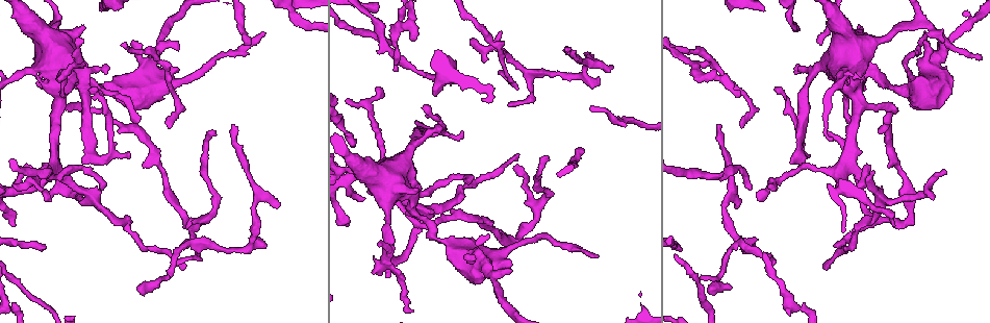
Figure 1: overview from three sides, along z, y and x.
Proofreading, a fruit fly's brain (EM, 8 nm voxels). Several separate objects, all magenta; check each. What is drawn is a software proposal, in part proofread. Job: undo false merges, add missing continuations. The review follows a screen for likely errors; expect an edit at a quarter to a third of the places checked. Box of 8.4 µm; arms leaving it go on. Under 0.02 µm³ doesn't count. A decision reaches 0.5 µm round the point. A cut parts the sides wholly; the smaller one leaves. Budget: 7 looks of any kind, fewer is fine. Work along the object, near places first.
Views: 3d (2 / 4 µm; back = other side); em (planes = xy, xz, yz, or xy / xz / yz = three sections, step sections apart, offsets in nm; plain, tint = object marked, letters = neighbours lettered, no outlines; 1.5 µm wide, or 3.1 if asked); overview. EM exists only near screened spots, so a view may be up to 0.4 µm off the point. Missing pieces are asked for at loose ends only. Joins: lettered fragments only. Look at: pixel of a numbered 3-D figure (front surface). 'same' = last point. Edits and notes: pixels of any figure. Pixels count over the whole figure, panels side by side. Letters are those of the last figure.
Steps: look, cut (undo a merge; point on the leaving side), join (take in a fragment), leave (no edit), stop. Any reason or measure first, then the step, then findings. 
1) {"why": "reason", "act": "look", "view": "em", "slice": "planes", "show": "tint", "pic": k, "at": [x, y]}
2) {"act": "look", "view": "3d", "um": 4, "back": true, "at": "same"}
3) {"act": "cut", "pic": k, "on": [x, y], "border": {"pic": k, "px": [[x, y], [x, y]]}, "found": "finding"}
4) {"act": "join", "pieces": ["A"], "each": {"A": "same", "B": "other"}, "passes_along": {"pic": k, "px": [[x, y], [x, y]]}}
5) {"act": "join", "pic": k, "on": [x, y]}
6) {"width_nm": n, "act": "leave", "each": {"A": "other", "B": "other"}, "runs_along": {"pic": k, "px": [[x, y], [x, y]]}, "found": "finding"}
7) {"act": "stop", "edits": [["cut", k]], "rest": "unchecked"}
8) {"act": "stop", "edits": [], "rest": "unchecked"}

{"why": "branch stops here", "act": "look", "view": "em", "um": 3.1, "slice": "planes", "show": "tint", "pic": 1, "at": [510, 106]}

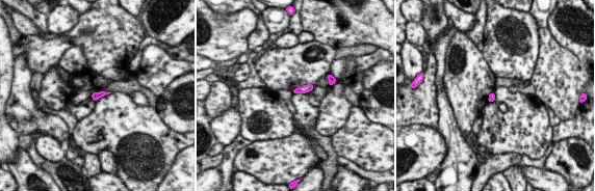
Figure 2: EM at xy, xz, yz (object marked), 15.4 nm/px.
{"why": "what lies round it", "act": "look", "view": "em", "um": 3.1, "slice": "planes", "show": "letters", "at": "same"}

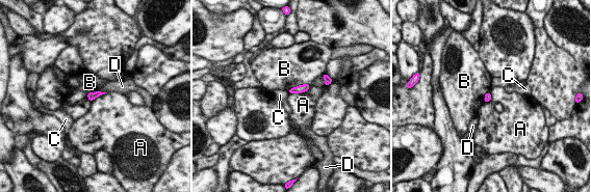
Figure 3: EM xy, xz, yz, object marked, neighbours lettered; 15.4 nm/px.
{"act": "leave", "each": {"A": "other", "B": "other", "C": "other", "D": "other"}, "border": {"pic": 3, "px": [[106, 92], [97, 96], [92, 101]]}, "found": "no lettered fragment goes on from it"}

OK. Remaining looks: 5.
{"why": "free end", "act": "look", "view": "3d", "um": 2, "pic": 1, "at": [363, 198]}

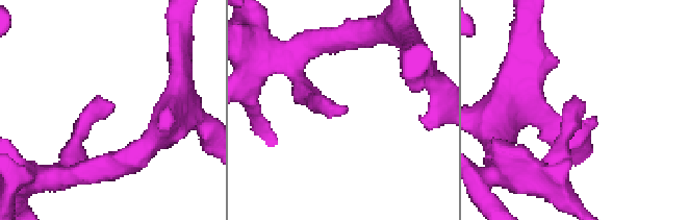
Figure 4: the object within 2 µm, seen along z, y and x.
{"act": "look", "view": "em", "slice": "planes", "show": "tint", "pic": 4, "at": [344, 107]}

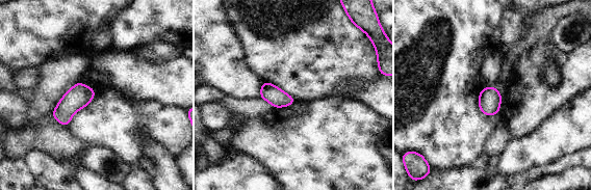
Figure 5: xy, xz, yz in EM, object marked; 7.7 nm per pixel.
{"act": "look", "view": "em", "slice": "planes", "show": "letters", "at": "same"}

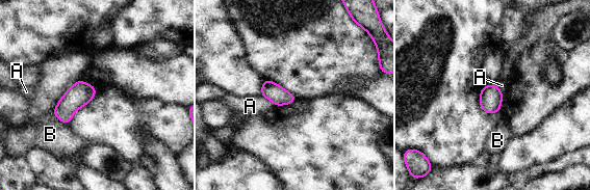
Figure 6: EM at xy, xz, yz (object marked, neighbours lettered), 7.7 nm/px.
{"act": "leave", "each": {"A": "other", "B": "other"}, "found": "no lettered fragment goes on from it"}

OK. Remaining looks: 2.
{"why": "free end", "act": "look", "view": "3d", "um": 2, "pic": 1, "at": [412, 39]}

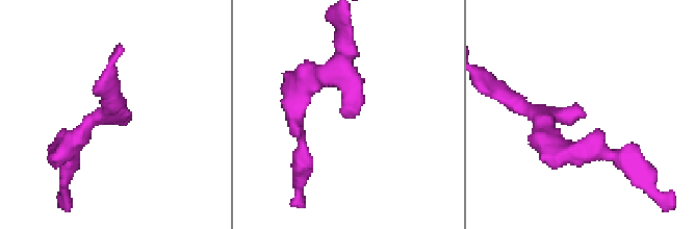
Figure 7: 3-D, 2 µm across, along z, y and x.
{"arm_widths_nm": [170, 220], "why": "need the tissue", "act": "look", "view": "em", "slice": "planes", "show": "letters", "pic": 7, "at": [111, 113]}

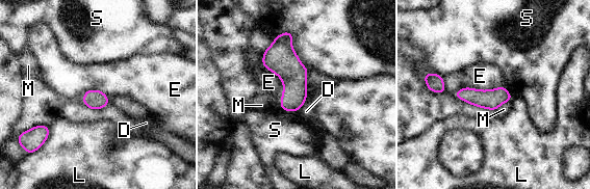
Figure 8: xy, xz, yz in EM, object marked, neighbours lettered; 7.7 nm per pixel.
{"width_nm": 140, "act": "leave", "each": {"D": "other", "E": "other", "L": "other", "M": "other", "S": "other"}, "runs_along": {"pic": 8, "px": [[458, 93], [477, 98], [508, 98]]}, "found": "no lettered fragment goes on from it"}

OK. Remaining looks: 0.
{"act": "stop", "edits": [], "rest": "unchecked"}

